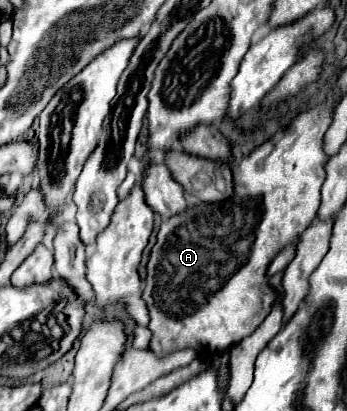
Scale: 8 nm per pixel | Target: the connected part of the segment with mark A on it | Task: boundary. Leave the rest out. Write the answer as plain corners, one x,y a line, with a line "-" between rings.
321,104
299,114
287,130
277,132
235,166
231,198
217,204
189,206
185,212
175,214
161,224
149,256
147,280
141,296
149,310
149,350
157,358
187,348
197,352
201,352
201,348
209,352
231,348
253,334
271,312
275,292
269,288
265,272
281,248
299,244
301,234
317,216
321,202
319,190
325,180
323,134
331,124
331,116
331,110
323,110

